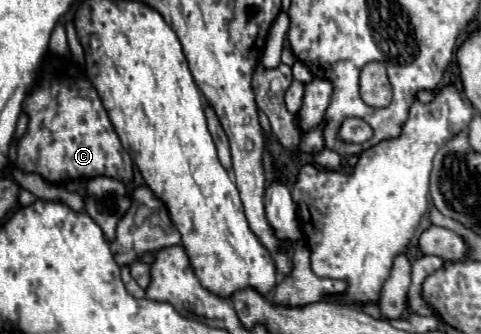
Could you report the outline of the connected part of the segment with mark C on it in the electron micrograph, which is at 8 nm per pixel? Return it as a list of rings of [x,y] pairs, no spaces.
[[[46,53],[38,79],[24,99],[24,113],[28,115],[28,129],[18,143],[16,157],[16,167],[24,173],[38,173],[50,185],[100,175],[124,179],[124,183],[134,181],[134,163],[116,137],[96,89],[72,57]]]

